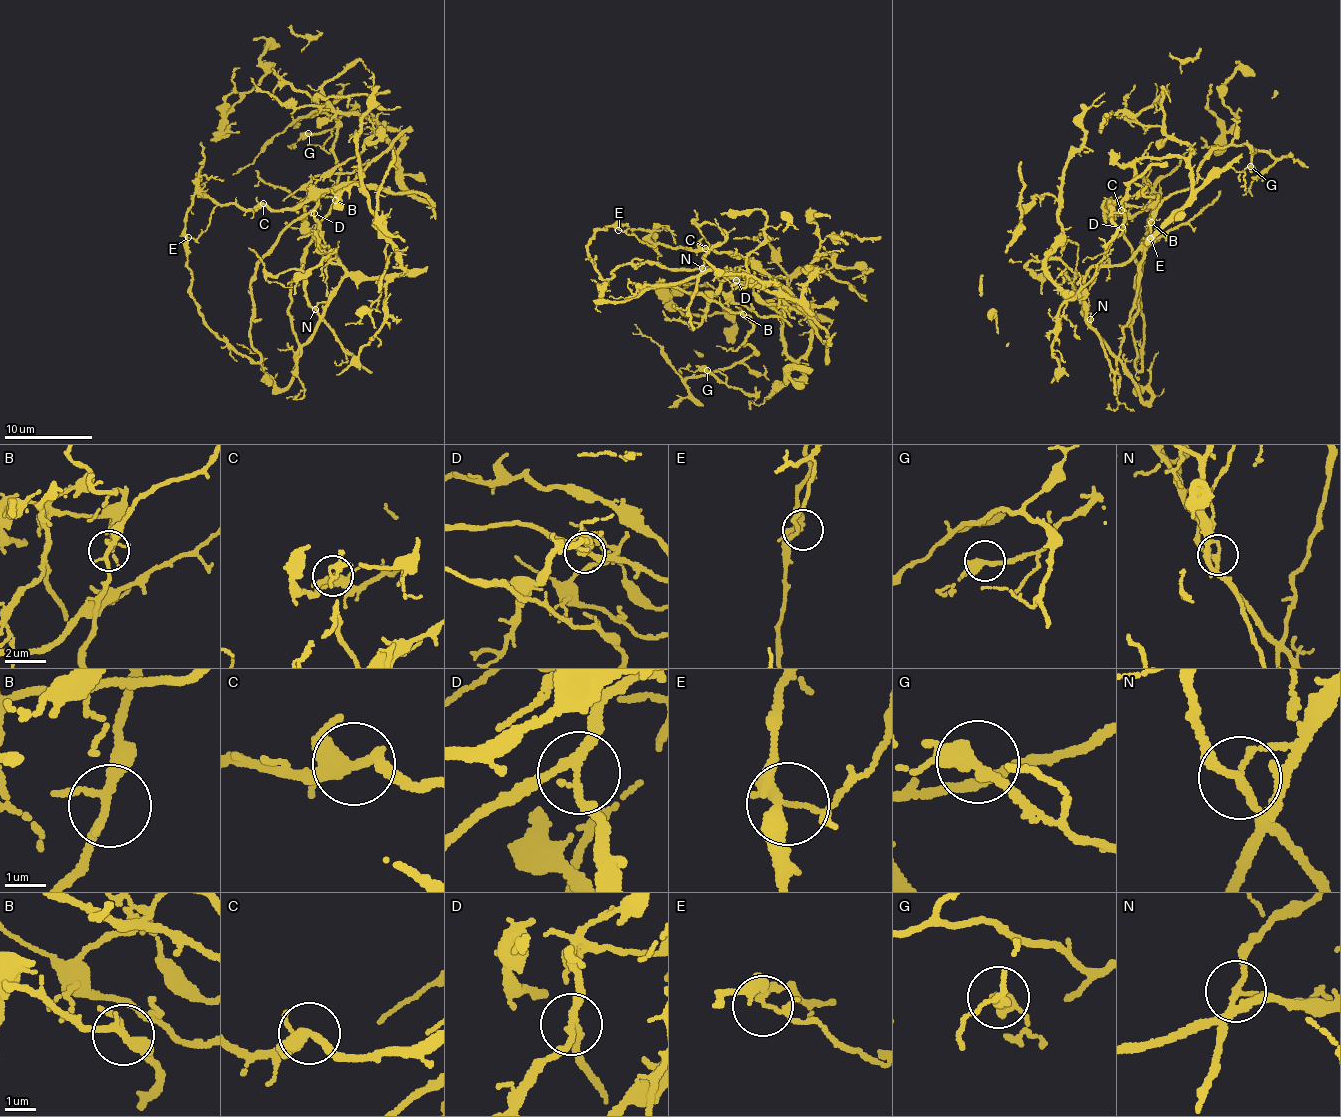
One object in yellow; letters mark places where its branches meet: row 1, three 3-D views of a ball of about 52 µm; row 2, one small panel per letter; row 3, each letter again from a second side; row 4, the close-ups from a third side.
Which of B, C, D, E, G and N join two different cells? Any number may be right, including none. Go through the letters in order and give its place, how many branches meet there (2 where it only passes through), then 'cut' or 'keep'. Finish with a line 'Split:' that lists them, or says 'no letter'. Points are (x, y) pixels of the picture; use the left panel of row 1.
B: (335, 200) | 3 | keep
C: (263, 203) | 4 | keep
D: (314, 213) | 3 | keep
E: (188, 237) | 4 | cut
G: (308, 133) | 3 | keep
N: (315, 309) | 3 | cut
Split: E, N

